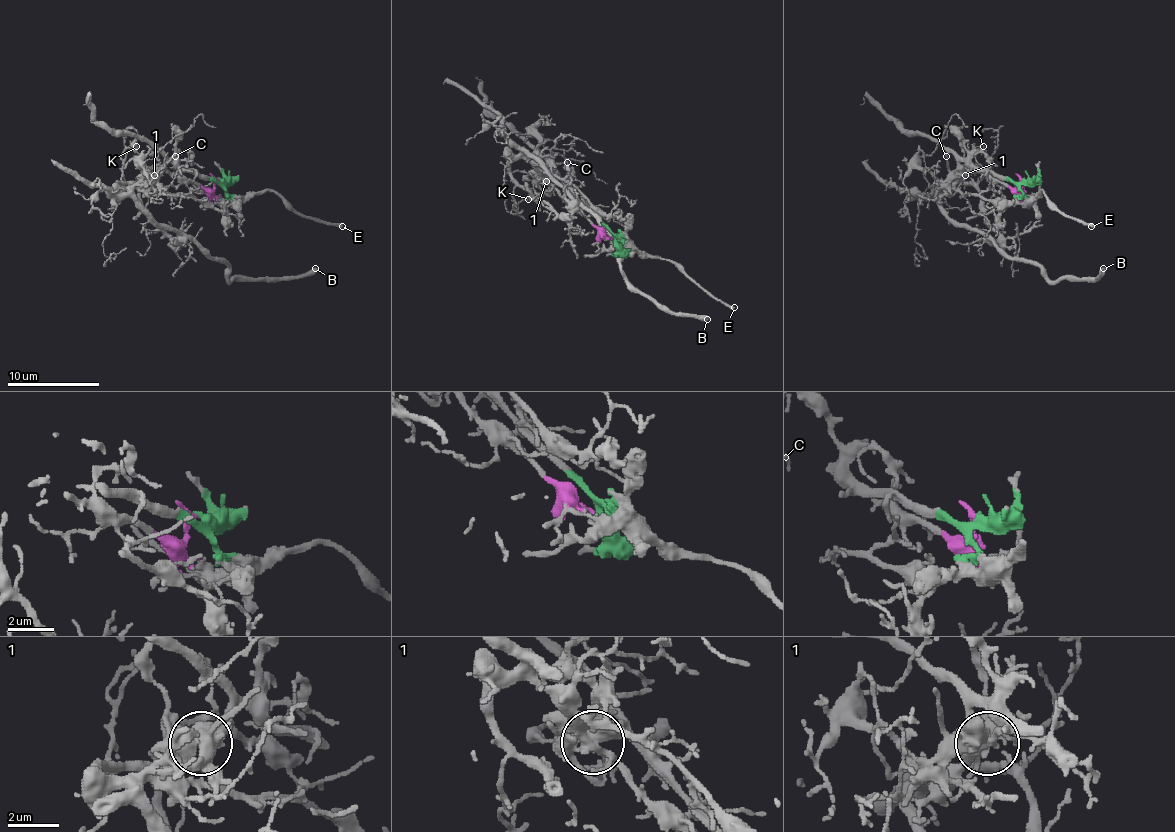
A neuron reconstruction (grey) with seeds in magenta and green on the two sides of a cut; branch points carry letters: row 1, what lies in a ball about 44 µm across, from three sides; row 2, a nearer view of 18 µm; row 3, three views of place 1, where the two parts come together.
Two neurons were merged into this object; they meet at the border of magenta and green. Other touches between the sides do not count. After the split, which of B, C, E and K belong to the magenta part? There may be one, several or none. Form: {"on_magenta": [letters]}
{"on_magenta": ["B", "K"]}

